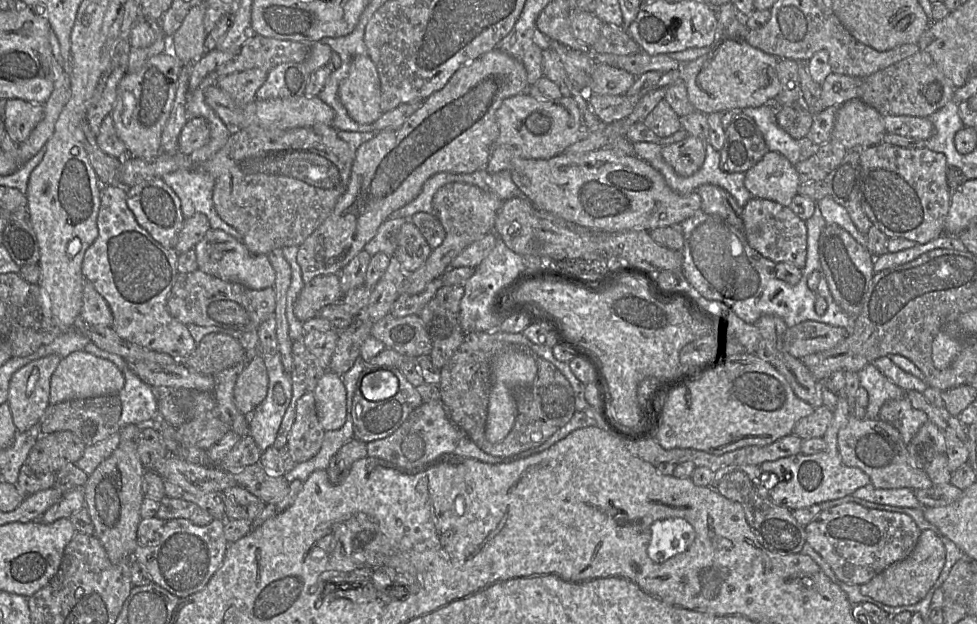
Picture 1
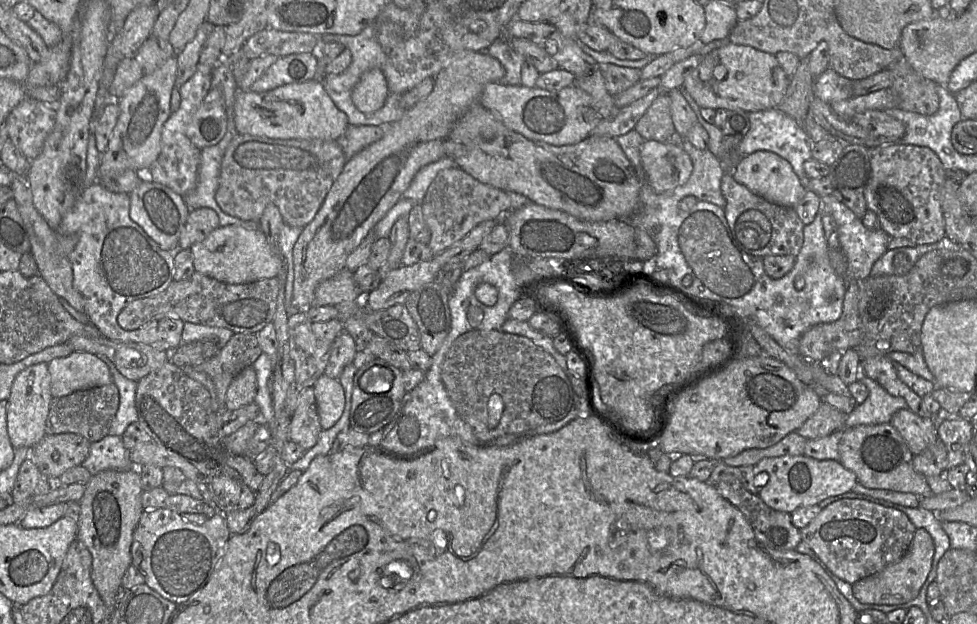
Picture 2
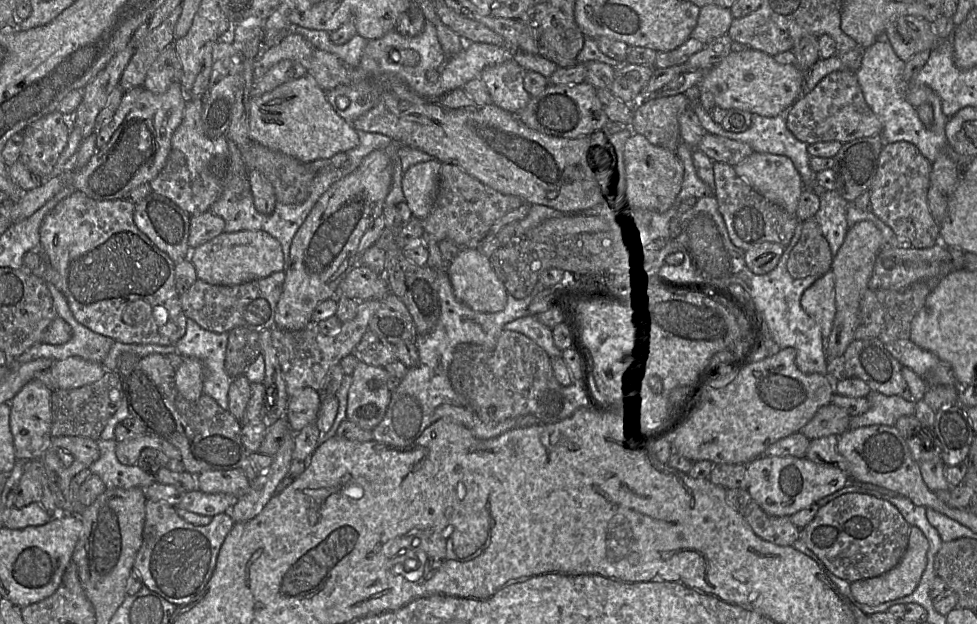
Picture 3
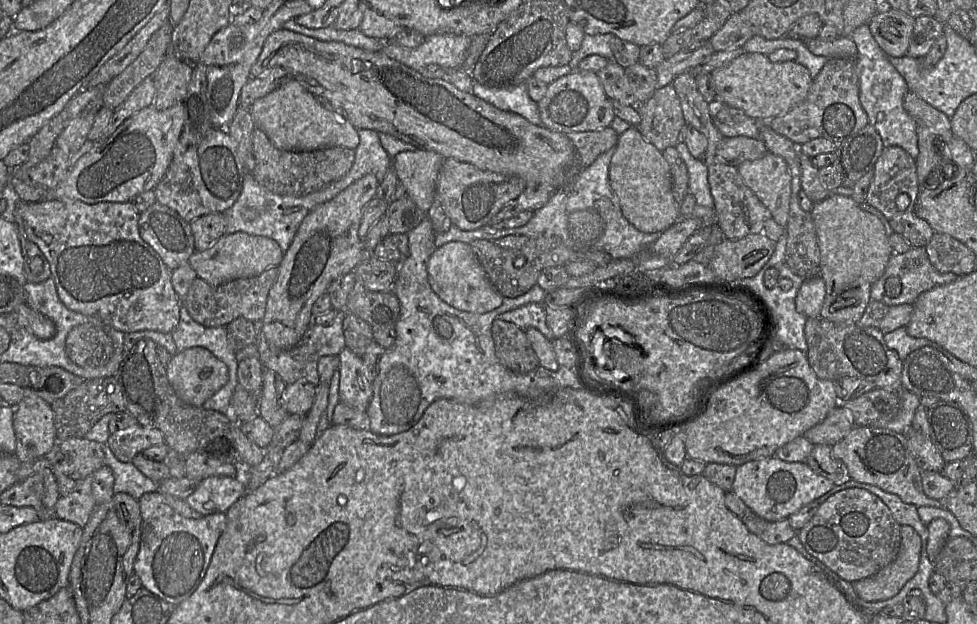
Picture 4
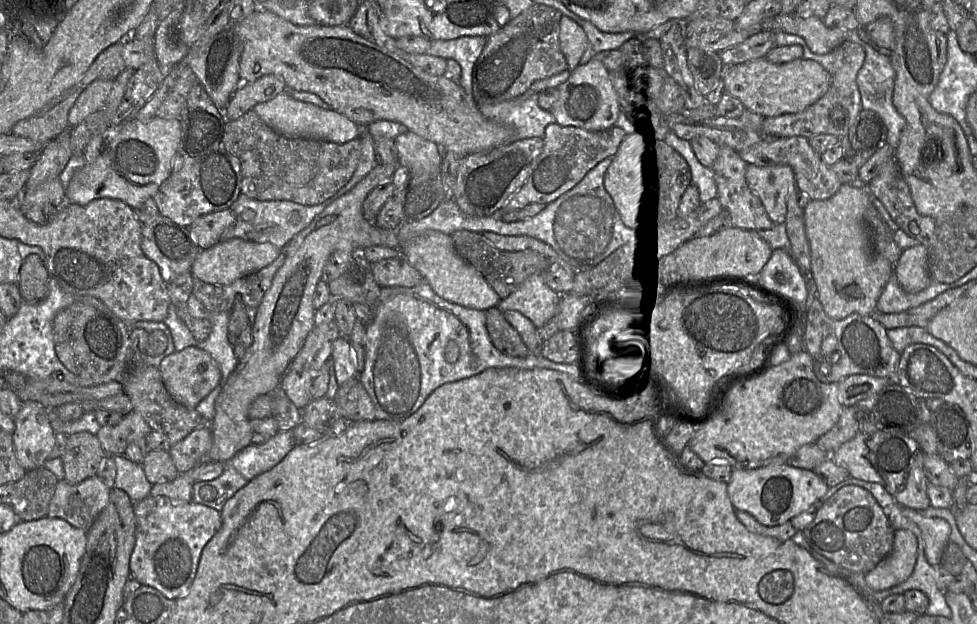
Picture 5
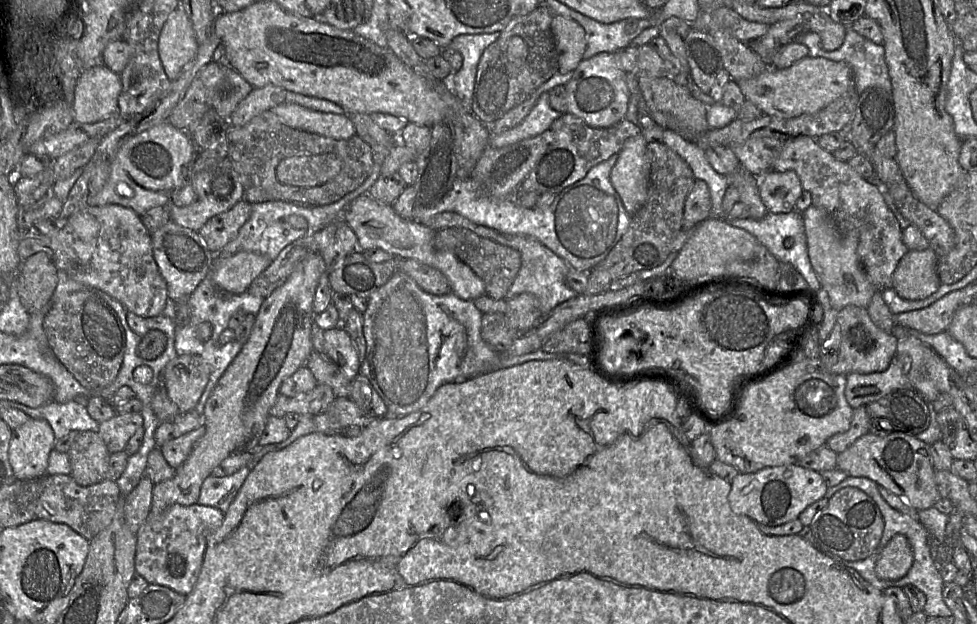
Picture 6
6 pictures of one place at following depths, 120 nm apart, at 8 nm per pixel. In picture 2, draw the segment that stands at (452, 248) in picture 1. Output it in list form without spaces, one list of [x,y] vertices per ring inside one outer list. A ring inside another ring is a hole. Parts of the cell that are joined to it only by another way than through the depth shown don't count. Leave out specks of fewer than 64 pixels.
[[[459,168],[442,171],[429,186],[420,205],[431,232],[428,246],[433,255],[447,250],[486,221],[503,223],[506,215],[513,211],[508,192],[483,184]]]

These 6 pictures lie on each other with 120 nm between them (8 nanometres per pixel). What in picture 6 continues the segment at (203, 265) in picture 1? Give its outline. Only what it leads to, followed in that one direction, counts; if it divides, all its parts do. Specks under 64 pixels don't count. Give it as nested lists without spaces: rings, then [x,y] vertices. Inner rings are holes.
[[[241,251],[231,256],[222,257],[215,261],[214,255],[214,265],[212,268],[212,279],[214,284],[217,286],[218,289],[231,293],[231,294],[241,294],[247,291],[248,287],[250,286],[251,282],[259,276],[271,263],[273,260],[269,259],[268,257],[257,254],[254,252],[248,251]]]

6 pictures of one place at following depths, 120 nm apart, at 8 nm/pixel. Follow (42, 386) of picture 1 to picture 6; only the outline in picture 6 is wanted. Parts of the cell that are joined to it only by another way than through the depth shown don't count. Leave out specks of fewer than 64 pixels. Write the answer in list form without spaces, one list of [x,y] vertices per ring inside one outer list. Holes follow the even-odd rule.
[[[31,418],[13,430],[9,461],[17,480],[47,475],[48,459],[57,439],[44,419]]]

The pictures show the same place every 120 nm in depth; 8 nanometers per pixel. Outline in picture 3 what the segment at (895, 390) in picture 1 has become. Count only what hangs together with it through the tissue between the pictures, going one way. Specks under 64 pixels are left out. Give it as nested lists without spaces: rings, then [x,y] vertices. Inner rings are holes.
[[[872,390],[866,398],[870,405],[868,411],[852,416],[849,429],[871,425],[895,426],[900,417],[914,415],[915,412],[915,402],[901,396],[886,396]]]

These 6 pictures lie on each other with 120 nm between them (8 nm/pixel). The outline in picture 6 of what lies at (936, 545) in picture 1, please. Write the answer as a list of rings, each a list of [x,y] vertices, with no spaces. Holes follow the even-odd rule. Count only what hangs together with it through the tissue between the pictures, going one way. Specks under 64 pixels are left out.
[[[896,534],[880,551],[875,563],[875,574],[882,580],[904,577],[913,563],[913,551],[906,536]]]

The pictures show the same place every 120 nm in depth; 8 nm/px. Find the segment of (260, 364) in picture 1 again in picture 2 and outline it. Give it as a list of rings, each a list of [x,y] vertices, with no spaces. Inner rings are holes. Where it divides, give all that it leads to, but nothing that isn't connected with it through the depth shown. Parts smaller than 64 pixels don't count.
[[[248,366],[231,381],[226,392],[225,409],[237,410],[254,402],[256,393],[256,372],[252,366]]]

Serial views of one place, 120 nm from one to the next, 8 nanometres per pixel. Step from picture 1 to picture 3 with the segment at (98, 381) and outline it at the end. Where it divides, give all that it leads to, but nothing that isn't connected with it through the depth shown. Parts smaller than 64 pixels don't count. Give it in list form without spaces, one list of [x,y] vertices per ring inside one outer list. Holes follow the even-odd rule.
[[[72,356],[54,361],[50,367],[57,389],[79,388],[101,379],[106,372],[102,363]]]

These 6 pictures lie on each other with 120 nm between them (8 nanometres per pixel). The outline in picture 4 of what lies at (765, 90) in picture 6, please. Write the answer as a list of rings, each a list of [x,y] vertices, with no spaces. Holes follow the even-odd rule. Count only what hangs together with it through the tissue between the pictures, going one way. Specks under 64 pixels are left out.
[[[744,53],[735,58],[726,66],[711,73],[715,88],[715,98],[719,98],[723,104],[741,109],[748,117],[758,120],[771,120],[785,115],[792,108],[800,104],[808,95],[813,82],[809,70],[797,61],[771,62],[761,53]]]

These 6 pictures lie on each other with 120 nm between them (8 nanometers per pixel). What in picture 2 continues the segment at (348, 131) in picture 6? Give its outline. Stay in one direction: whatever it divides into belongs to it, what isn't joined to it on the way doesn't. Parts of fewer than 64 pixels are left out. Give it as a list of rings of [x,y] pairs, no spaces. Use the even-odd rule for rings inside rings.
[[[323,79],[287,84],[256,93],[237,90],[234,101],[234,122],[238,134],[277,140],[334,140],[348,128],[347,116],[340,111],[324,88]]]

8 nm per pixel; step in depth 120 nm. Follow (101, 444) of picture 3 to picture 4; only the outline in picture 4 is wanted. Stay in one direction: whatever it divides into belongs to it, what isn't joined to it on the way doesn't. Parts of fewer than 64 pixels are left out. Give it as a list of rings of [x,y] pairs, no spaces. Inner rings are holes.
[[[107,443],[103,444],[103,451],[105,465],[111,468],[114,475],[114,494],[127,493],[139,500],[145,493],[158,491],[158,483],[145,476],[133,462],[118,460]]]

